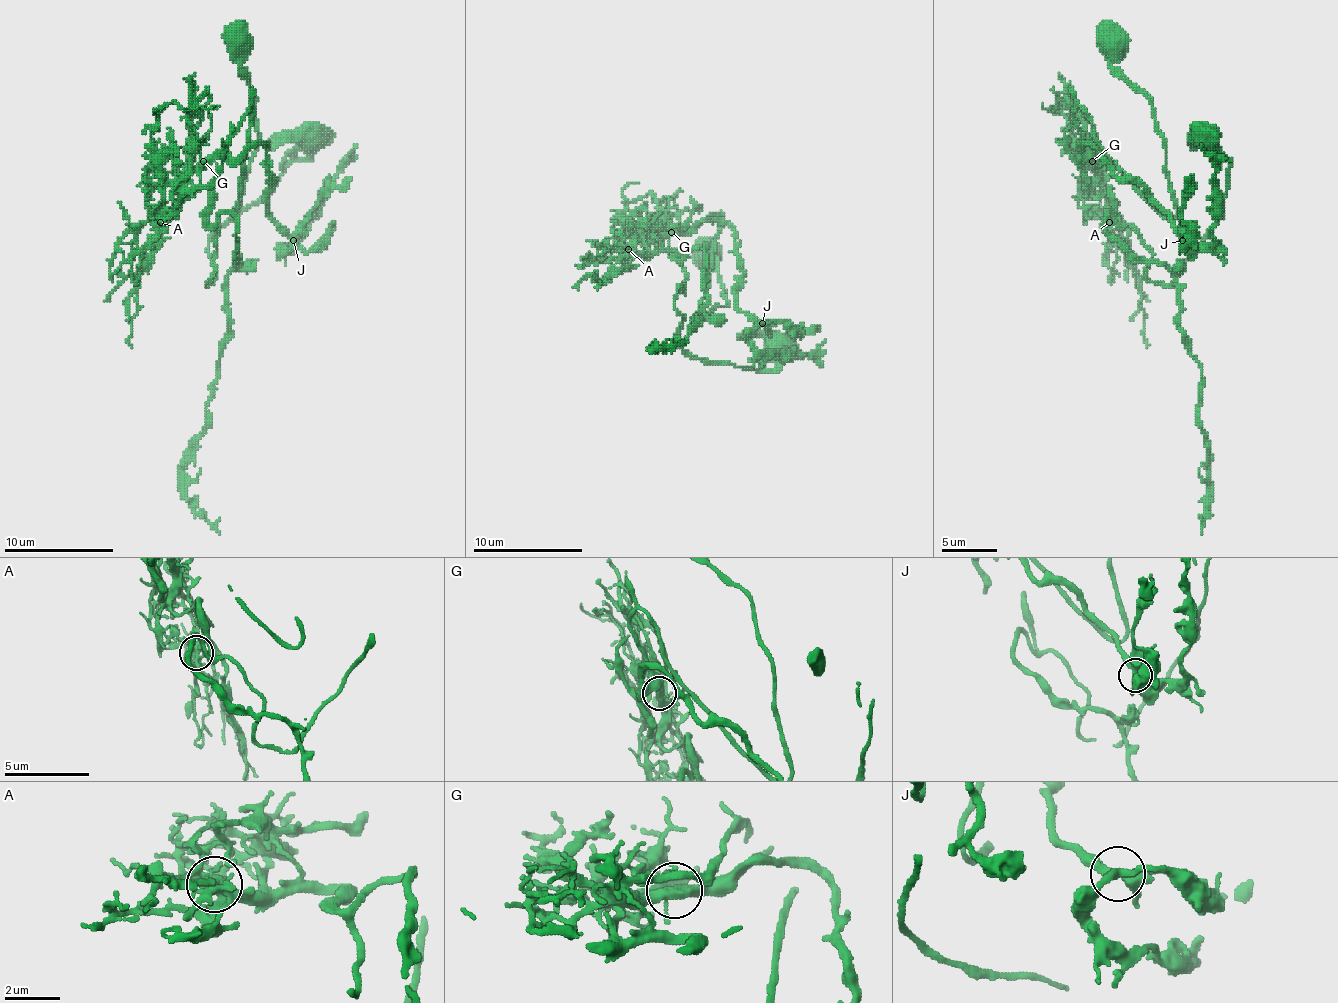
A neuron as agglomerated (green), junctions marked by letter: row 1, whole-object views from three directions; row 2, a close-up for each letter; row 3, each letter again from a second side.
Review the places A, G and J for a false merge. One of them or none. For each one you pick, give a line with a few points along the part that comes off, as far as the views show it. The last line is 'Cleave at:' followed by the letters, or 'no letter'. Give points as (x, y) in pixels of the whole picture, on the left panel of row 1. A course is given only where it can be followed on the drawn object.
A: Course of the part to remove: (159, 221), (203, 188), (211, 224), (236, 218), (228, 331), (184, 471), (184, 498), (219, 534)
Cleave at: A

